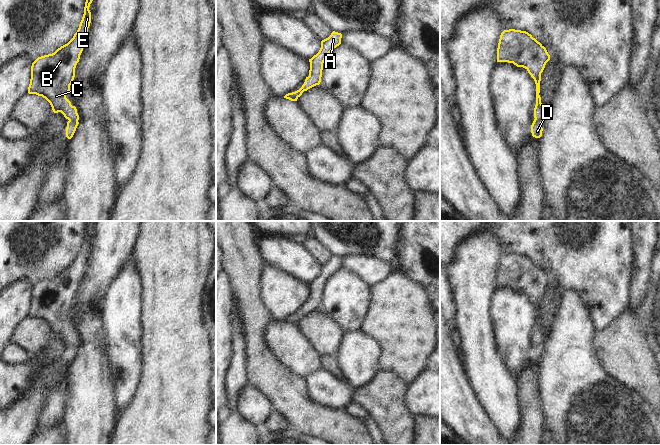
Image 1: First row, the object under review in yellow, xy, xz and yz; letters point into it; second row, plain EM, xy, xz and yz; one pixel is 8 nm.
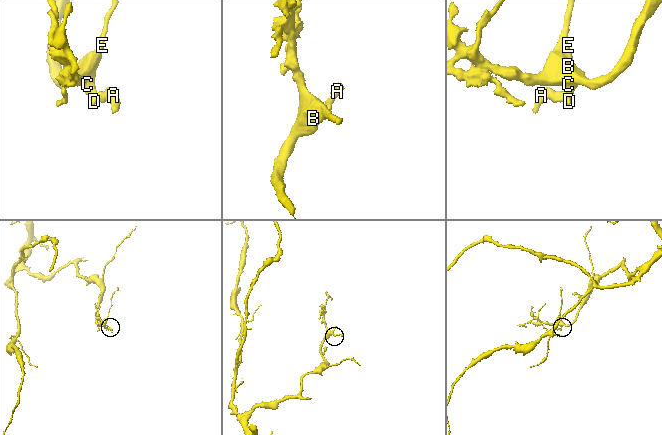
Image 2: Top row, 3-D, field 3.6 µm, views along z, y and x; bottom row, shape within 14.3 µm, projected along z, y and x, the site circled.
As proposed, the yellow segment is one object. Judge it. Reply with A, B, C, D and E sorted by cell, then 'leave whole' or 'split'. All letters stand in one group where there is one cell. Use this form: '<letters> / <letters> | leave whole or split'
A B C D E | leave whole

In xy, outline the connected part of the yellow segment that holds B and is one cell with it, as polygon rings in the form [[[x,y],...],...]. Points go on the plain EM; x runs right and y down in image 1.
[[[87,221],[84,238],[77,256],[65,269],[54,277],[38,281],[31,290],[29,318],[45,322],[54,337],[61,336],[67,346],[66,361],[71,363],[79,348],[75,330],[66,322],[75,301],[75,292],[87,267],[88,252],[91,247],[90,228],[94,221]]]

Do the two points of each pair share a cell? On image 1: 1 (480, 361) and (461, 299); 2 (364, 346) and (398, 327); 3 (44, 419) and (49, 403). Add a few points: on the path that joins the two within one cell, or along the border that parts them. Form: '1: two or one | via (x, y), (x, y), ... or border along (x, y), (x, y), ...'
1: one | via (479, 346), (473, 314)
2: two | border along (360, 330), (377, 342), (380, 349), (379, 363)
3: one | via (48, 415), (49, 407)

